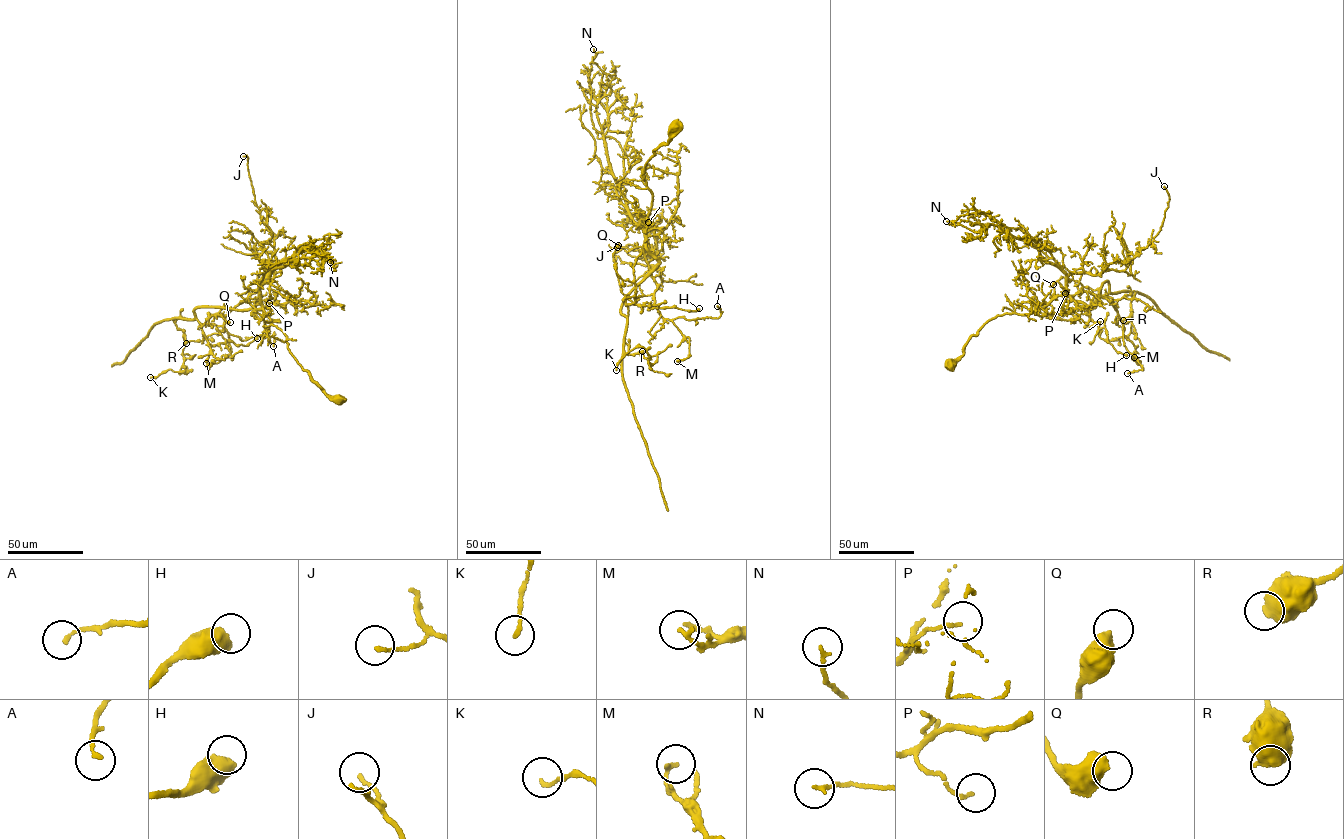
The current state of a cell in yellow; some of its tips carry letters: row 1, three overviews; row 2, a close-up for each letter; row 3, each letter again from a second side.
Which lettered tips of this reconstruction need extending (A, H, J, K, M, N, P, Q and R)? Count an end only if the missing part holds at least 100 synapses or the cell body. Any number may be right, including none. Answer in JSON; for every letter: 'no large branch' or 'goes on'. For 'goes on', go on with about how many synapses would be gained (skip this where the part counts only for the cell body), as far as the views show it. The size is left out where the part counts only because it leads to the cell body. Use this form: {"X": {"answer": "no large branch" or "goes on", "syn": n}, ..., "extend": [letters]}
{"A": {"answer": "no large branch"}, "H": {"answer": "no large branch"}, "J": {"answer": "no large branch"}, "K": {"answer": "no large branch"}, "M": {"answer": "no large branch"}, "N": {"answer": "no large branch"}, "P": {"answer": "no large branch"}, "Q": {"answer": "no large branch"}, "R": {"answer": "no large branch"}, "extend": []}

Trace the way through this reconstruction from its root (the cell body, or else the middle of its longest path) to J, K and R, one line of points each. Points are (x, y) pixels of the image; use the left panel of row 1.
J: (337, 399), (298, 363), (263, 310), (259, 286), (274, 264), (274, 235), (261, 219), (243, 156)
K: (337, 399), (298, 363), (262, 309), (203, 305), (194, 318), (174, 318), (187, 373), (150, 377)
R: (337, 399), (298, 363), (262, 309), (252, 314), (203, 305), (193, 319), (177, 317), (186, 343)

